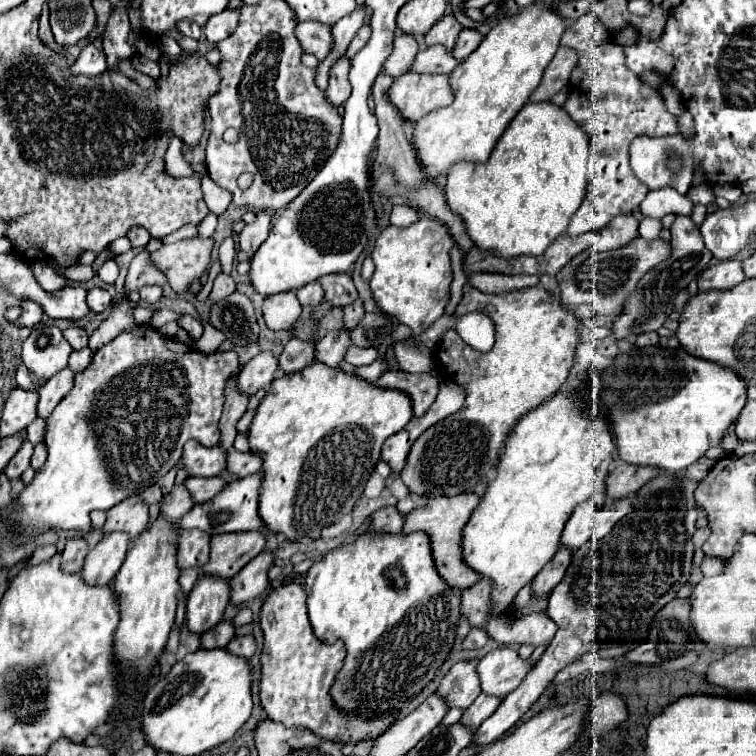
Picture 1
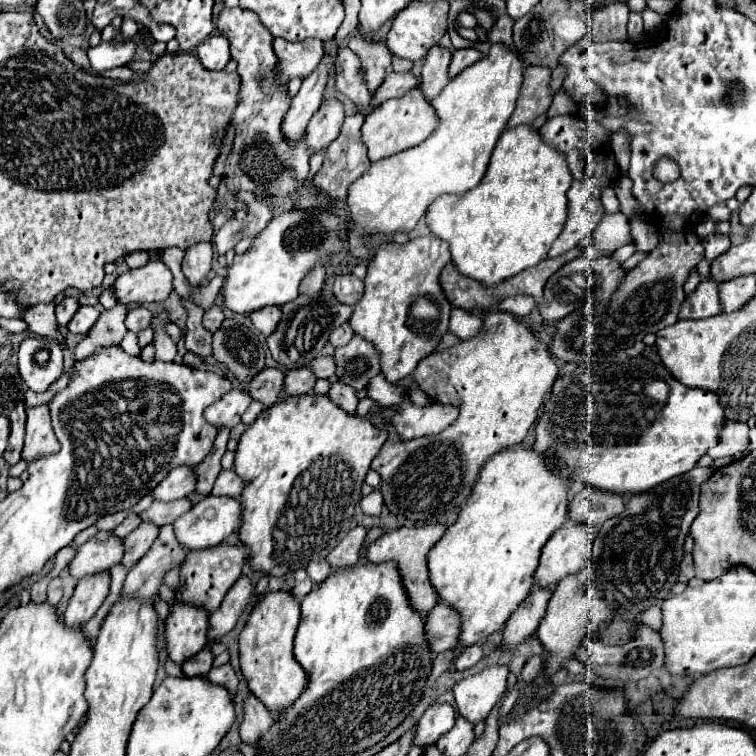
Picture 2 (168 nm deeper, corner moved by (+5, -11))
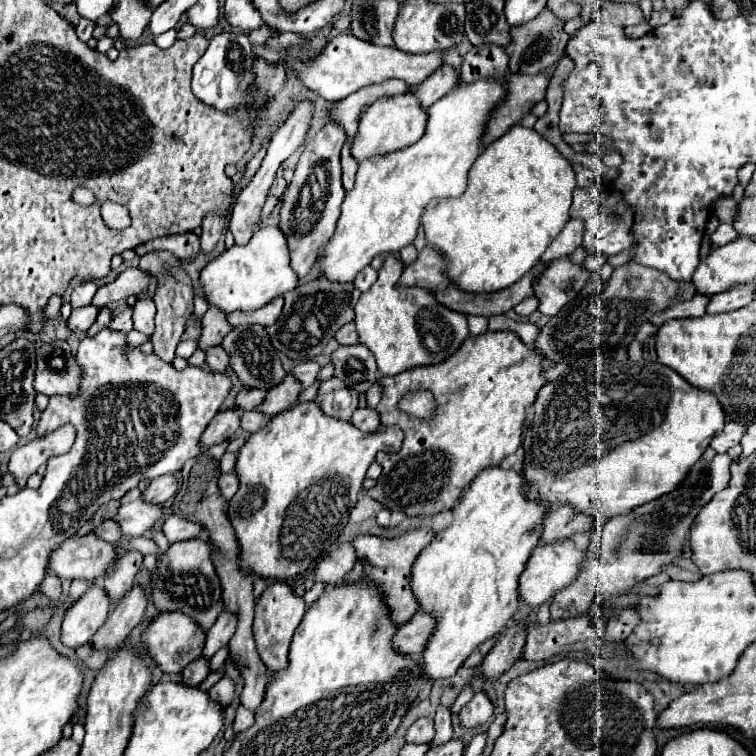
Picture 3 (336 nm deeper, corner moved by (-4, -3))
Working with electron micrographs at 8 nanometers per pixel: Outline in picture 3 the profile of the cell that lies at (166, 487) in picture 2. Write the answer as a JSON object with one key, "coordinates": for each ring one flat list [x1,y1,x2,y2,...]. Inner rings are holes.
{"coordinates":[[162,475,156,477,154,481,150,481,144,499,150,503,166,503,168,499,172,499,178,493,178,477,176,475]]}

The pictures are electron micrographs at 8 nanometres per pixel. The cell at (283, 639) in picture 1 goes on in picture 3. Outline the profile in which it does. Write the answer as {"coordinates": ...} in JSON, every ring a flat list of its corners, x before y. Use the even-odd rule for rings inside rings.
{"coordinates":[[284,581,270,583,262,597,256,601,256,617,254,617,254,641,260,659,264,661,266,669,270,673,278,673,288,667,288,651,292,643,292,635,296,627,300,625,306,611,306,603,302,597,298,597]]}

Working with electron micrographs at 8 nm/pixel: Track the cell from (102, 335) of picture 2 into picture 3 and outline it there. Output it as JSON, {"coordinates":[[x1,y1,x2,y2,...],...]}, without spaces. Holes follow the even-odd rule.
{"coordinates":[[104,307,104,309,100,311,100,315,98,315,96,323,90,327,90,331,86,331,86,337,90,337,90,339,92,339,98,331,102,331,104,327,108,327,108,325,110,325,110,321,112,321,112,317,114,317,112,309,110,309,110,307]]}

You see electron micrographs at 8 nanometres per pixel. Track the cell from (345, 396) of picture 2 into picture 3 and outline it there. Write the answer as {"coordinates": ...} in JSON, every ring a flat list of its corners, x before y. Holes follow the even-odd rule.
{"coordinates":[[330,377,322,381,316,401,326,415,348,421,358,409,358,391,346,387,346,383,342,383,338,377]]}

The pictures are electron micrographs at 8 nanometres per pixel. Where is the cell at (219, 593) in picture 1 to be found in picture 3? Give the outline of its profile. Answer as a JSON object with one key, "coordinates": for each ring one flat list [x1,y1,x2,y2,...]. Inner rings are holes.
{"coordinates":[[168,611,168,613,160,613,152,621,152,625,146,629,142,639,148,645,152,659,162,667,162,671,178,673,190,661,194,661,194,659,198,659,202,655,204,641,206,641,206,631,192,617,182,615,182,611]]}

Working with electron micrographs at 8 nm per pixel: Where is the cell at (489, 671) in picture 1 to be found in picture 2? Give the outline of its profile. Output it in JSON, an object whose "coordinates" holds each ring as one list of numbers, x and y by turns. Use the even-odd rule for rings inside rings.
{"coordinates":[[487,667,459,681,453,689,459,715,473,725,477,721,483,721,503,695,507,687,507,673,507,667]]}

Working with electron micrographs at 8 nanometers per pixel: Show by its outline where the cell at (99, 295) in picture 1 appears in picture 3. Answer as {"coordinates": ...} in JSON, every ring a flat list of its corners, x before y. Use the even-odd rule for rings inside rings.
{"coordinates":[[86,305,86,307,80,307,80,309,72,309,72,315,68,317,68,327,72,331,88,331,92,327,92,323,96,321,98,317,98,307,94,305]]}

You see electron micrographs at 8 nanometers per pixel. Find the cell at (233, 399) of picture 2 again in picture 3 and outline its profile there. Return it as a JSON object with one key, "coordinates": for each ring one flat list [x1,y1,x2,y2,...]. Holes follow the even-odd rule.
{"coordinates":[[234,407,218,411,202,435,202,445,212,447,220,443,220,439,230,439,234,431,238,431,240,427,240,417,242,417,242,411]]}

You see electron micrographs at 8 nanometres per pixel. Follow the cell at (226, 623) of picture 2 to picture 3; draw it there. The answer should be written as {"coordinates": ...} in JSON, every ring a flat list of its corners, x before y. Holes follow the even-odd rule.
{"coordinates":[[222,611,218,615,216,623,206,633,206,647,202,653,206,659,210,659,222,645,230,641,230,637,234,635,236,623,238,623,238,615,234,615,232,611]]}

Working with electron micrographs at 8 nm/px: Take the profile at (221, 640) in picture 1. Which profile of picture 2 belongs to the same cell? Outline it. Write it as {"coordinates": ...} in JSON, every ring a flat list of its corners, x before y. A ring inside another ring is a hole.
{"coordinates":[[203,649,195,657,191,657,189,661,185,661,181,665,181,669,183,669,185,677,205,677,209,673,211,665,213,665,211,649]]}

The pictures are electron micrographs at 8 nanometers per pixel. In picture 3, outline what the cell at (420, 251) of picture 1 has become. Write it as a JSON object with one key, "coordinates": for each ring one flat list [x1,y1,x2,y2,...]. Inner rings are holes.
{"coordinates":[[388,255,378,271,378,281,370,291,362,293,354,307,354,323,360,337,358,341,370,347,370,351,376,355,378,371,382,375,398,375,412,367,440,363,448,359,468,337,468,325,462,313,438,305,434,295,422,287,398,285,402,269,404,263,394,255]]}

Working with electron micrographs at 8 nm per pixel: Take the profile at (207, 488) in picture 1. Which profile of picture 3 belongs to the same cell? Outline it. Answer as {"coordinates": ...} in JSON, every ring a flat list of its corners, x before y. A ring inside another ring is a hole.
{"coordinates":[[144,499,132,501,128,505,122,505,114,517,114,521,120,523,122,533,128,537,146,535,152,531,156,523,164,521,164,505,158,503,146,503]]}

